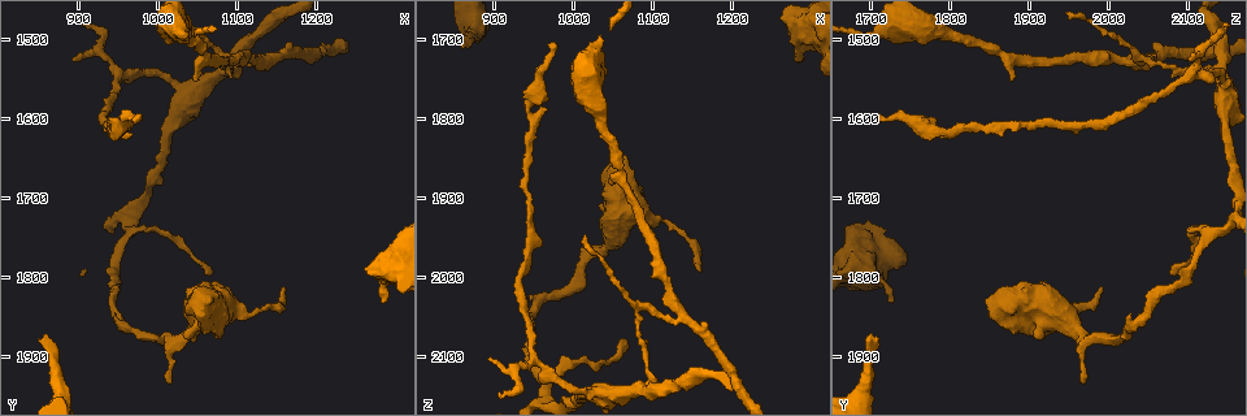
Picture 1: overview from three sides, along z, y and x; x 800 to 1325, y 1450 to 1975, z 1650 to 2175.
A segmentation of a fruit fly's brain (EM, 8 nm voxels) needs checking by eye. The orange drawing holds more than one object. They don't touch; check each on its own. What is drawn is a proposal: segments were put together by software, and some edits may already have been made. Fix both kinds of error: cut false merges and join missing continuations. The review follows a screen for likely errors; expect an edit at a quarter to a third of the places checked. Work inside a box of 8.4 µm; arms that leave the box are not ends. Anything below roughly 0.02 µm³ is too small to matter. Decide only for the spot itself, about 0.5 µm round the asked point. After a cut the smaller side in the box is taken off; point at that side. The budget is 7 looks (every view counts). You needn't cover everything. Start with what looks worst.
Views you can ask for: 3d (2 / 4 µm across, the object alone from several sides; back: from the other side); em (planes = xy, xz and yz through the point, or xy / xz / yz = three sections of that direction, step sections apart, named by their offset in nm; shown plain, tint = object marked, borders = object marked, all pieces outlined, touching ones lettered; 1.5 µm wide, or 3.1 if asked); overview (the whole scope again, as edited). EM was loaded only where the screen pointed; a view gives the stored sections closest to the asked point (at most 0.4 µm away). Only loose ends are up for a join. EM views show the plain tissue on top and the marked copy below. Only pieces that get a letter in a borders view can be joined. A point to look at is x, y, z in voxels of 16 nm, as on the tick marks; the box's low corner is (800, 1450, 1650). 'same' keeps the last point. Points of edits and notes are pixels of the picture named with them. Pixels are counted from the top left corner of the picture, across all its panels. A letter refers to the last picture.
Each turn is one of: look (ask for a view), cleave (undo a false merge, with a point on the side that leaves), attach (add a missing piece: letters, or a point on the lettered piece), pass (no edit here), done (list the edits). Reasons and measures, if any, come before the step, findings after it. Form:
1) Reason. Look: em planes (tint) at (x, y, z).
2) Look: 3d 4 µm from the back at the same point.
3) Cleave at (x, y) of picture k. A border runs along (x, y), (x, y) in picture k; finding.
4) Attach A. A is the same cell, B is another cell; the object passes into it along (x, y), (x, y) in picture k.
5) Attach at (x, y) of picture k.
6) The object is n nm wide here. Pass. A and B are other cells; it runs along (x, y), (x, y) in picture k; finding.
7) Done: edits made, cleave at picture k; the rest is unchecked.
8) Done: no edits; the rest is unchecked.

Look: em xz step 4 (borders) at (860, 1870, 1700).

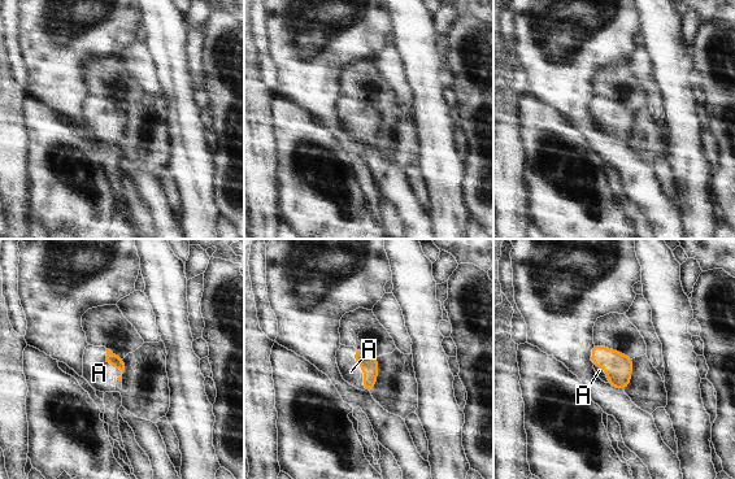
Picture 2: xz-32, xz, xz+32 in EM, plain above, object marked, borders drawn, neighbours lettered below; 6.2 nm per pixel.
Look: em planes (borders) at the same point.

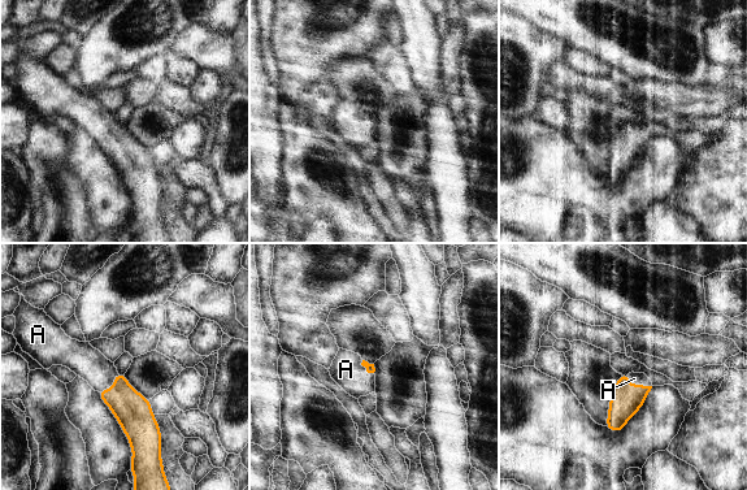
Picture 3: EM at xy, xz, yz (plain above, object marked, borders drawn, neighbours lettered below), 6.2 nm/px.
The longest contact is with A, 170 nm. Attach A. A is the same cell; it goes on there.

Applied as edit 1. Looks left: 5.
Arms part here. Look: 3d 2 µm at (1110, 1525, 2045).

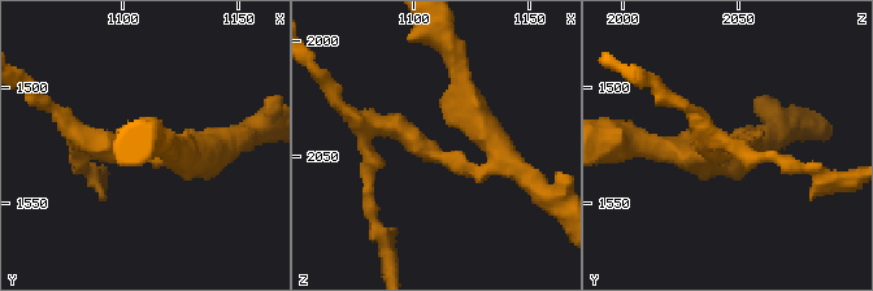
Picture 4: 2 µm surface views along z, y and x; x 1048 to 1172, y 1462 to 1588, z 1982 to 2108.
Look: em xy step 8 (tint) at the same point.

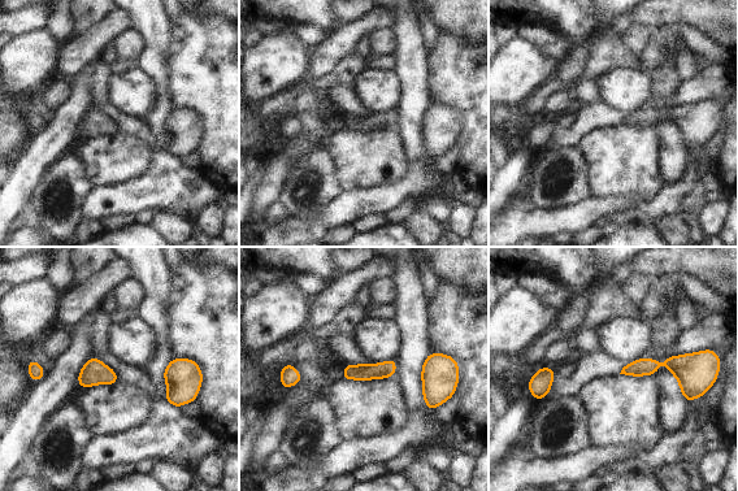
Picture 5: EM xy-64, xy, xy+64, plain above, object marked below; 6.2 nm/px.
Look: em planes (borders) at the same point.

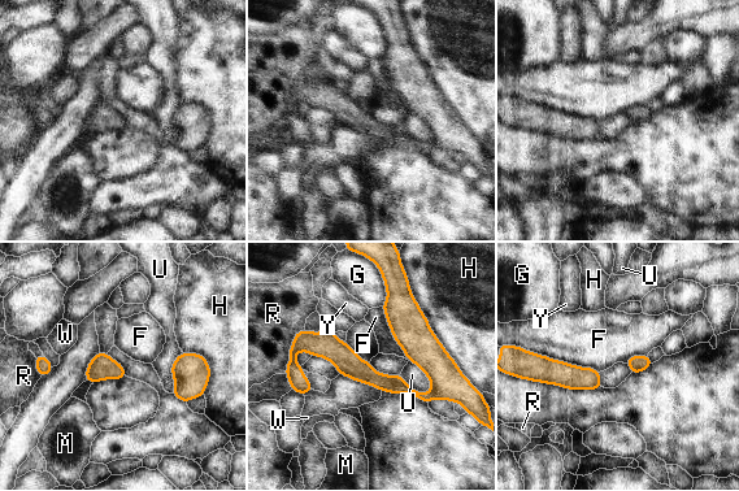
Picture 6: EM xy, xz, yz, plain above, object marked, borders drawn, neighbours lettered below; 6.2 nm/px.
The object is 80 nm wide here. Pass. F, G, H, M, R, U, W and Y are other cells; a border runs along (534, 352), (591, 366), (599, 372) in picture 6; continuous, no second cell.

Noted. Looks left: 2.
Sudden change in width. Look: em xz step 8 (tint) at (1035, 1870, 1965).

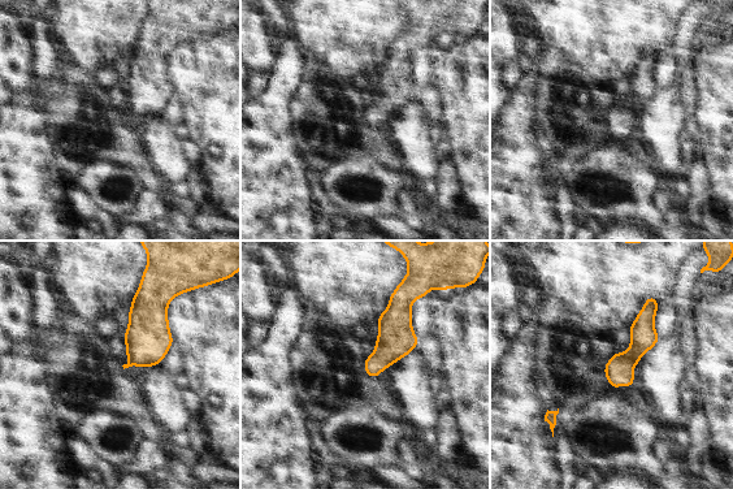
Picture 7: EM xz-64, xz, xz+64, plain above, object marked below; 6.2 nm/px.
Another direction. Look: em planes (borders) at the same point.

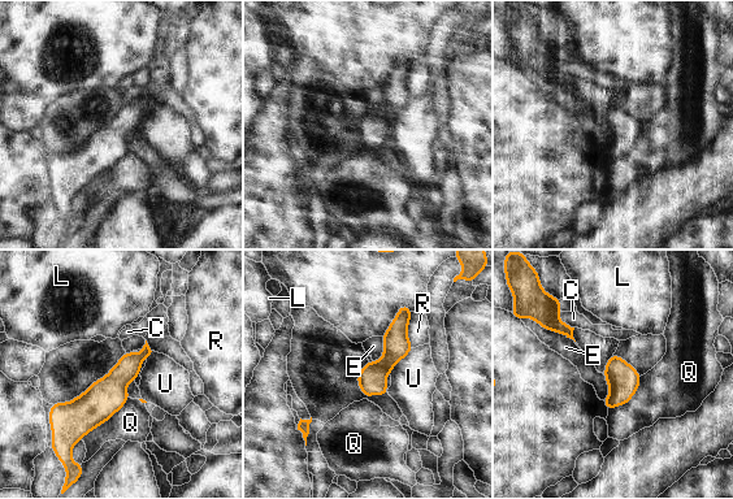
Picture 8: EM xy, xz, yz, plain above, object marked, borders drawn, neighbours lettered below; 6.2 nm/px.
The object is 180 nm wide here. Pass. C, E, L, Q, R and U are other cells; it runs along (148, 350), (82, 415), (52, 415) in picture 8; continuous, no second cell.

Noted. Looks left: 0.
Done: edits made, attach at picture 3; the rest is unchecked.

